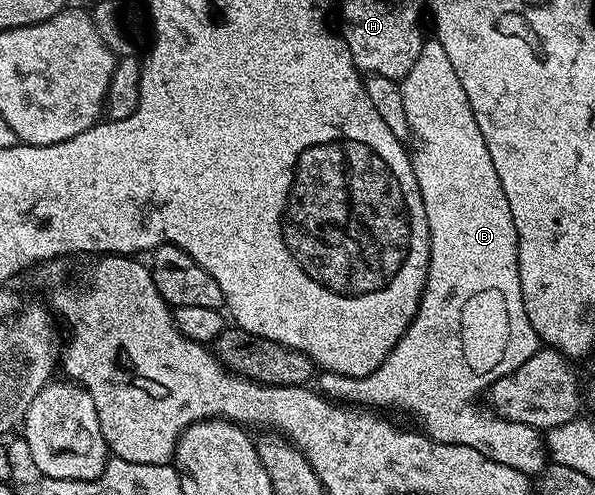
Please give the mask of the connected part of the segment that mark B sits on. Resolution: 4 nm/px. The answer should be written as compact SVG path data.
M438 40L424 41L421 54L417 56L417 62L409 68L409 72L401 80L399 87L401 100L405 100L405 120L409 120L411 138L415 142L416 150L413 150L415 163L415 175L421 192L421 200L425 204L425 216L429 224L429 264L427 265L427 283L423 289L423 295L419 301L419 307L415 313L415 319L409 324L409 328L397 340L397 344L385 356L385 360L369 376L354 378L353 376L341 376L337 372L322 371L317 378L317 389L324 398L340 404L366 404L371 408L379 406L396 406L399 410L408 410L415 414L420 422L422 433L434 442L441 444L461 444L465 448L477 448L481 456L489 456L497 464L505 464L505 468L513 468L517 472L528 476L538 476L543 467L549 461L549 455L545 445L545 438L540 431L525 424L510 422L492 414L490 409L482 408L474 402L474 398L484 393L487 387L492 386L501 376L521 368L533 352L541 349L541 343L533 324L529 324L529 316L525 312L523 293L521 292L521 280L519 279L519 237L517 228L513 224L513 212L509 212L509 200L505 200L505 188L501 188L501 180L497 176L497 168L493 168L493 160L489 156L489 148L485 144L485 136L481 136L481 128L477 128L477 120L473 108L469 108L469 96L465 96L465 88L461 88L461 80L457 80L457 72L453 72L453 64L449 64L449 56L445 56L445 48L441 48Z

